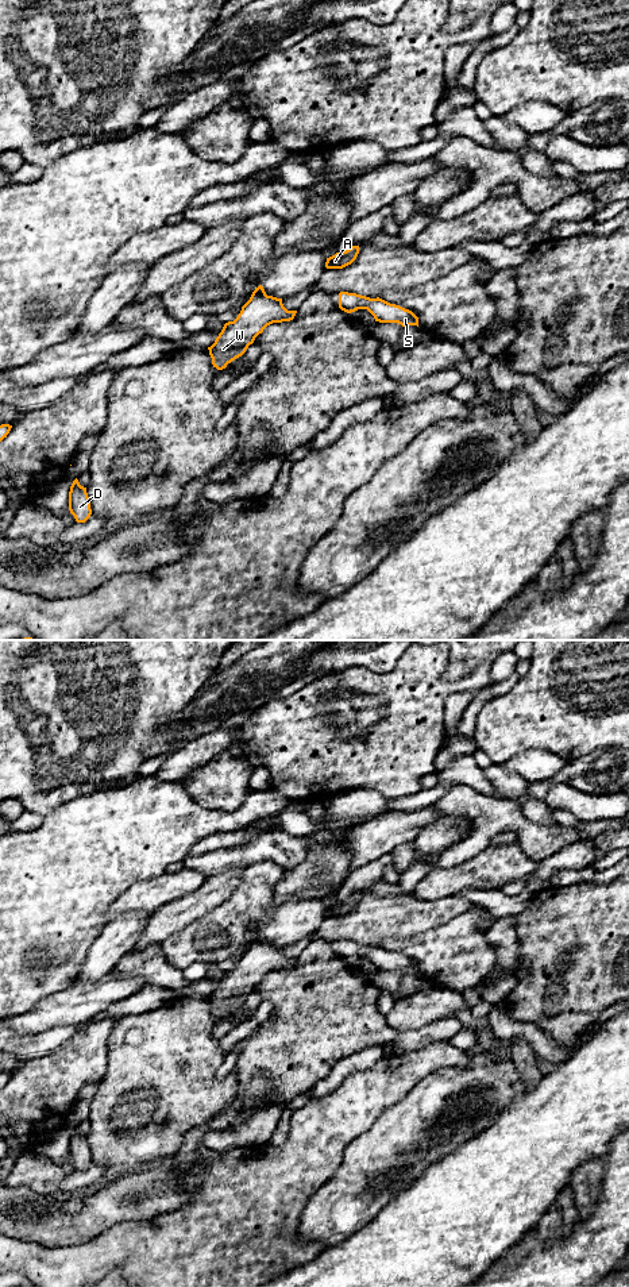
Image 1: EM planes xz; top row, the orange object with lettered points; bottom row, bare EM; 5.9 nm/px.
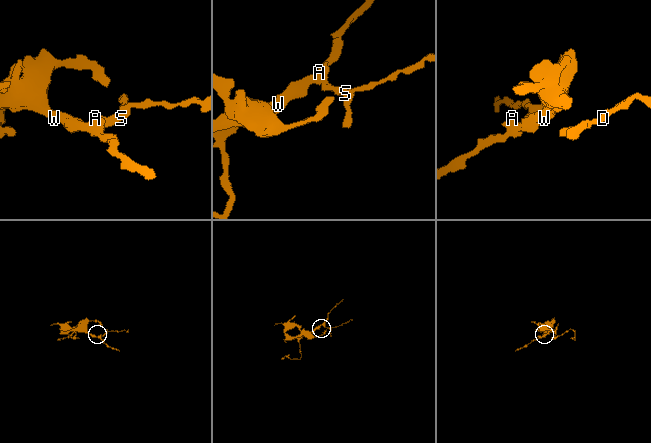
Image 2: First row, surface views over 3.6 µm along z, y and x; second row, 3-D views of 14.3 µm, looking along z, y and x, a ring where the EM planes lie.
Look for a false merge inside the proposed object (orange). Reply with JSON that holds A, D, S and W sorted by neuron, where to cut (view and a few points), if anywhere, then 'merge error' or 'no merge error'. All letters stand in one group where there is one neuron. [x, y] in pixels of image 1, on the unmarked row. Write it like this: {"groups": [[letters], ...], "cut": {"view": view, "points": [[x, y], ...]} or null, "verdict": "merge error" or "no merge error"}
{"groups": [["A", "D", "S", "W"]], "cut": null, "verdict": "no merge error"}

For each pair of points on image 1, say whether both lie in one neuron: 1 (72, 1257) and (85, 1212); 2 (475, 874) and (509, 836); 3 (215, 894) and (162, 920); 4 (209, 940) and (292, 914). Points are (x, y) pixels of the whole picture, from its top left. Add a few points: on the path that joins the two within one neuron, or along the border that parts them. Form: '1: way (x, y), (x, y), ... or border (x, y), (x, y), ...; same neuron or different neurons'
1: border (104, 1230), (83, 1243), (47, 1247); different neurons
2: border (516, 839), (490, 846); different neurons
3: way (201, 901), (176, 916); same neuron
4: way (230, 921), (238, 913), (271, 914); same neuron

